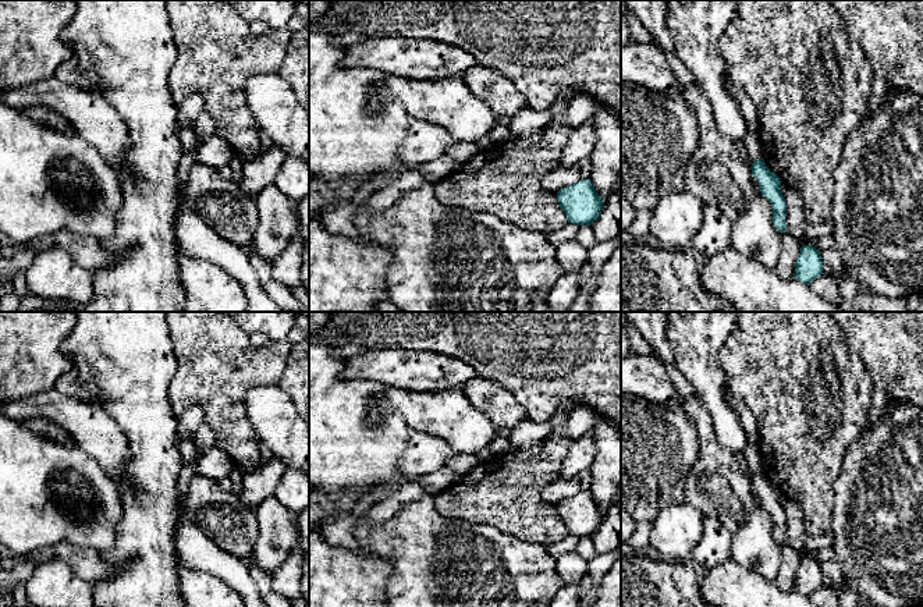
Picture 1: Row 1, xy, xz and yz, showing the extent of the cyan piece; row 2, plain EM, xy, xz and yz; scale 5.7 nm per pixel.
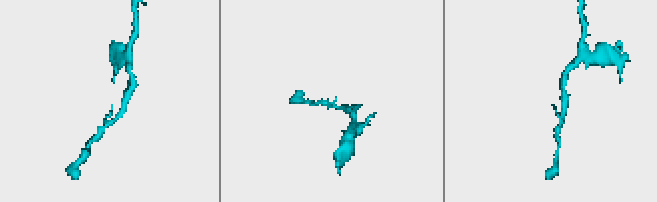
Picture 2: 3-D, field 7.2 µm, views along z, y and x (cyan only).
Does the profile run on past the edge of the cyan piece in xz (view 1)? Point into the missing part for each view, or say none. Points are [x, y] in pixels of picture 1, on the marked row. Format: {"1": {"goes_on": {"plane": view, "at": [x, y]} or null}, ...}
{"1": {"goes_on": null}}

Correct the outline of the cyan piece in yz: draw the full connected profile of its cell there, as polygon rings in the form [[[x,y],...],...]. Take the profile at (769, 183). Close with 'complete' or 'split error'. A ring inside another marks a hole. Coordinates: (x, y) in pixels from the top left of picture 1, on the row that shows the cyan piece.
[[[763,159],[755,160],[752,174],[760,185],[762,195],[771,203],[774,227],[782,234],[787,232],[785,212],[787,203],[781,192],[781,178],[775,175]]]; complete

